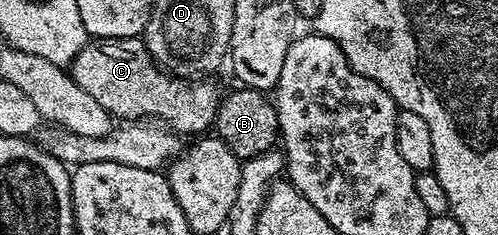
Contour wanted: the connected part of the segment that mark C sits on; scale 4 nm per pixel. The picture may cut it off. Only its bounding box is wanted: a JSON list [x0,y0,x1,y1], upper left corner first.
[68,38,220,133]

